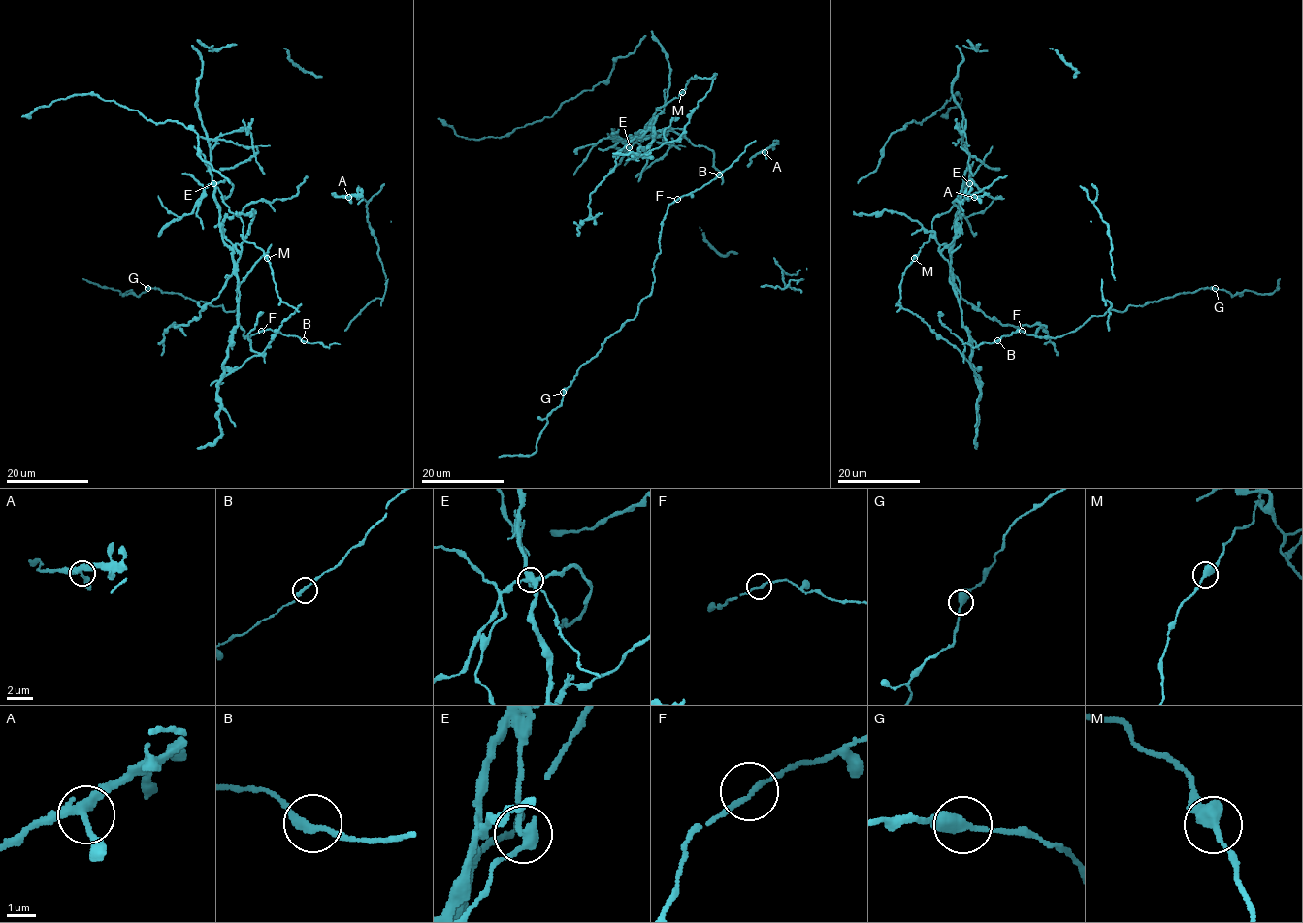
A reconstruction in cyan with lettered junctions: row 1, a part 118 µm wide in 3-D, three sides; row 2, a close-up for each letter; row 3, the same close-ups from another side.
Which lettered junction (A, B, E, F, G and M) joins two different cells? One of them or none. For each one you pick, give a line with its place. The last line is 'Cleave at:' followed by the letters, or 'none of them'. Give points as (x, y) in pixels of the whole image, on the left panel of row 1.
E: (213, 183)
Cleave at: E

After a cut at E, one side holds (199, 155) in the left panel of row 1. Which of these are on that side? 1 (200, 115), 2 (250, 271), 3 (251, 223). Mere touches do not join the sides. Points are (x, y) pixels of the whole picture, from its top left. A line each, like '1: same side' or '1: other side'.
1: other side
2: other side
3: other side

